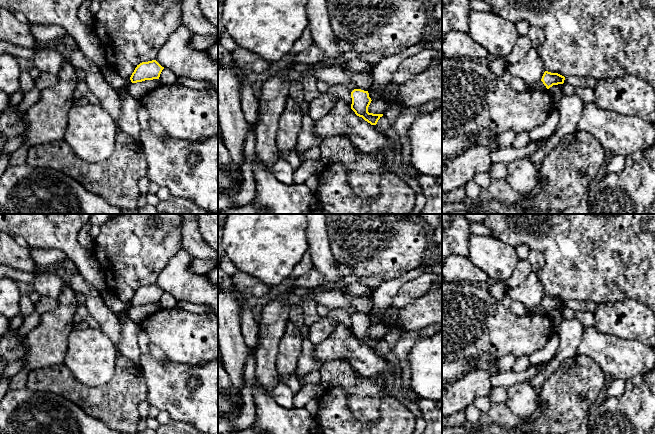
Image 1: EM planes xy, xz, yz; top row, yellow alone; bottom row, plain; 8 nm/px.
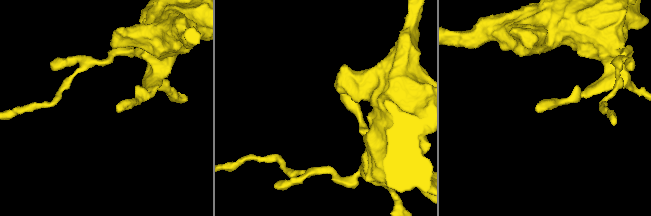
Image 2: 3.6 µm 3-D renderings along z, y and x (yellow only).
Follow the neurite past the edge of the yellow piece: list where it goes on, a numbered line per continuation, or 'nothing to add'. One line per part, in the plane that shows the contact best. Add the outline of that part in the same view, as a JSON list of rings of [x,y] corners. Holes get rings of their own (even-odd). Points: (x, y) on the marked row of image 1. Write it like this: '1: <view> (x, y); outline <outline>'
nothing to add

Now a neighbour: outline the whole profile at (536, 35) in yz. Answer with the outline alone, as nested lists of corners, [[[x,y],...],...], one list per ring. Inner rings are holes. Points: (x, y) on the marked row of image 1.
[[[531,26],[528,33],[529,38],[531,39],[532,48],[537,48],[544,42],[544,33],[543,31],[536,26]]]

